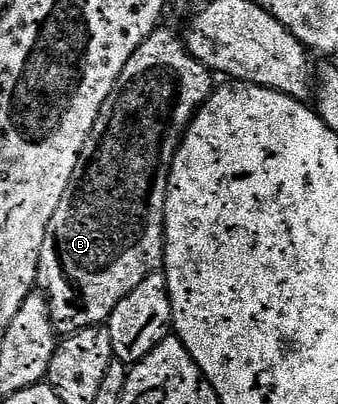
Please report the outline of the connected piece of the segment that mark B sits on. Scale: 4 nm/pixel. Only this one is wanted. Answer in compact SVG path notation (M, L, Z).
M165 28L153 30L144 40L144 44L140 44L140 48L136 48L136 52L128 60L128 64L124 64L124 72L120 72L114 90L103 104L100 116L90 133L90 138L82 150L82 158L68 184L66 194L60 200L60 208L56 208L56 212L48 224L48 232L44 236L44 248L40 248L37 285L40 287L41 293L45 294L47 302L50 303L50 315L54 321L54 329L59 335L74 336L79 332L86 332L91 328L98 328L109 323L116 304L120 304L120 300L124 300L124 296L128 296L128 292L132 292L132 288L136 288L136 284L140 284L150 274L159 273L163 269L166 252L166 193L168 192L170 169L174 163L178 145L182 143L182 138L186 135L187 125L198 115L199 108L209 100L215 89L216 82L213 80L215 81L205 64L190 55L179 31L177 34L176 31L165 30Z

